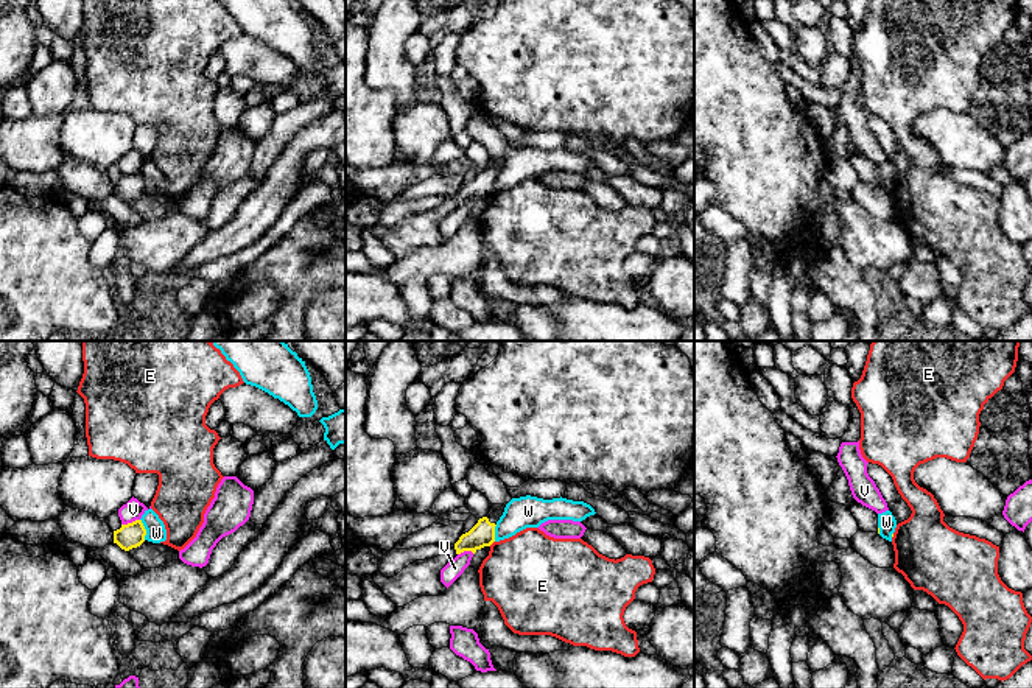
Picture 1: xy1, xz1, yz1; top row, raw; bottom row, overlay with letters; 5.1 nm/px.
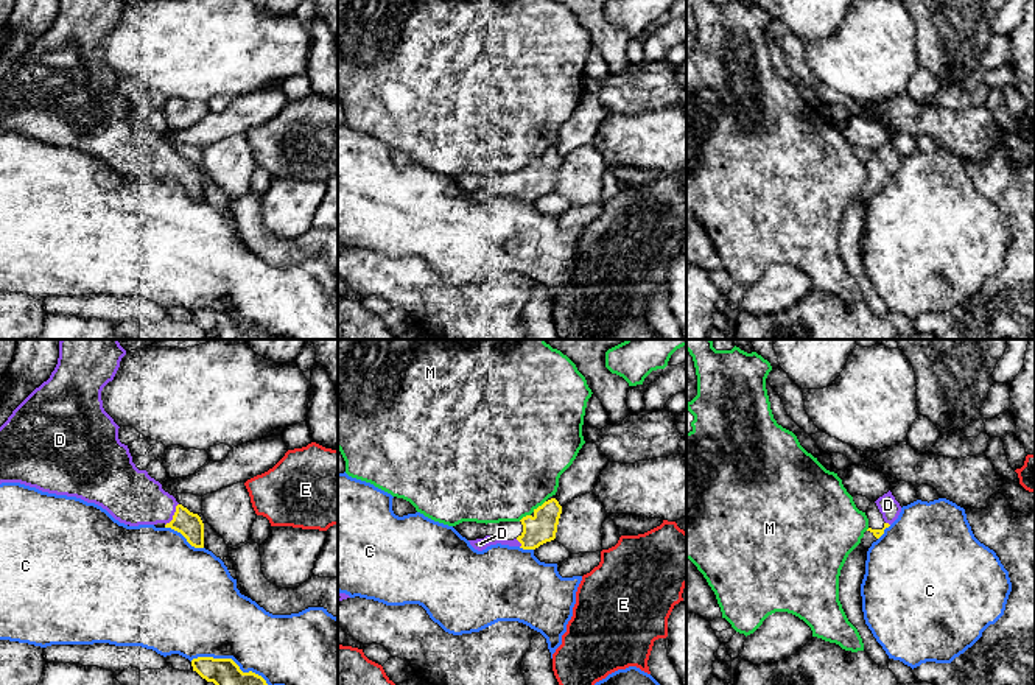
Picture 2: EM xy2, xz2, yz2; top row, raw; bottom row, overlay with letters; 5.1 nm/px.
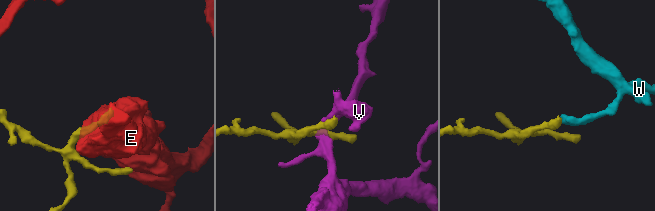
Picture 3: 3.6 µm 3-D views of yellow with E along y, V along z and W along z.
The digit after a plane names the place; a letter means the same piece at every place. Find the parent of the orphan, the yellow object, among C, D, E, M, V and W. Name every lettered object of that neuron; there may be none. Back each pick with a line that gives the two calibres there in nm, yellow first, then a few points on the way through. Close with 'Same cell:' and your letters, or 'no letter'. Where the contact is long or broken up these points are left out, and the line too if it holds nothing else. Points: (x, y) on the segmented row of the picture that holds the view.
D: Thickness 130 nm (yellow) against 280 nm
Same cell: D

